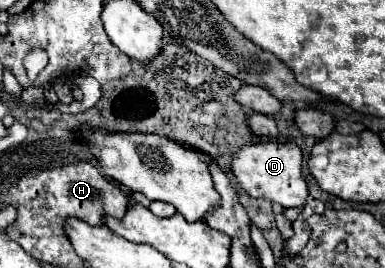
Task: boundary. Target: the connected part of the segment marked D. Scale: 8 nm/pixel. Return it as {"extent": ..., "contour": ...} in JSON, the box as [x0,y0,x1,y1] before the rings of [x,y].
{"extent":[231,143,309,207],"contour":[[[253,143],[241,149],[231,163],[231,171],[237,177],[243,191],[255,199],[263,197],[281,207],[303,207],[309,197],[309,185],[301,171],[301,149],[295,143]]]}

